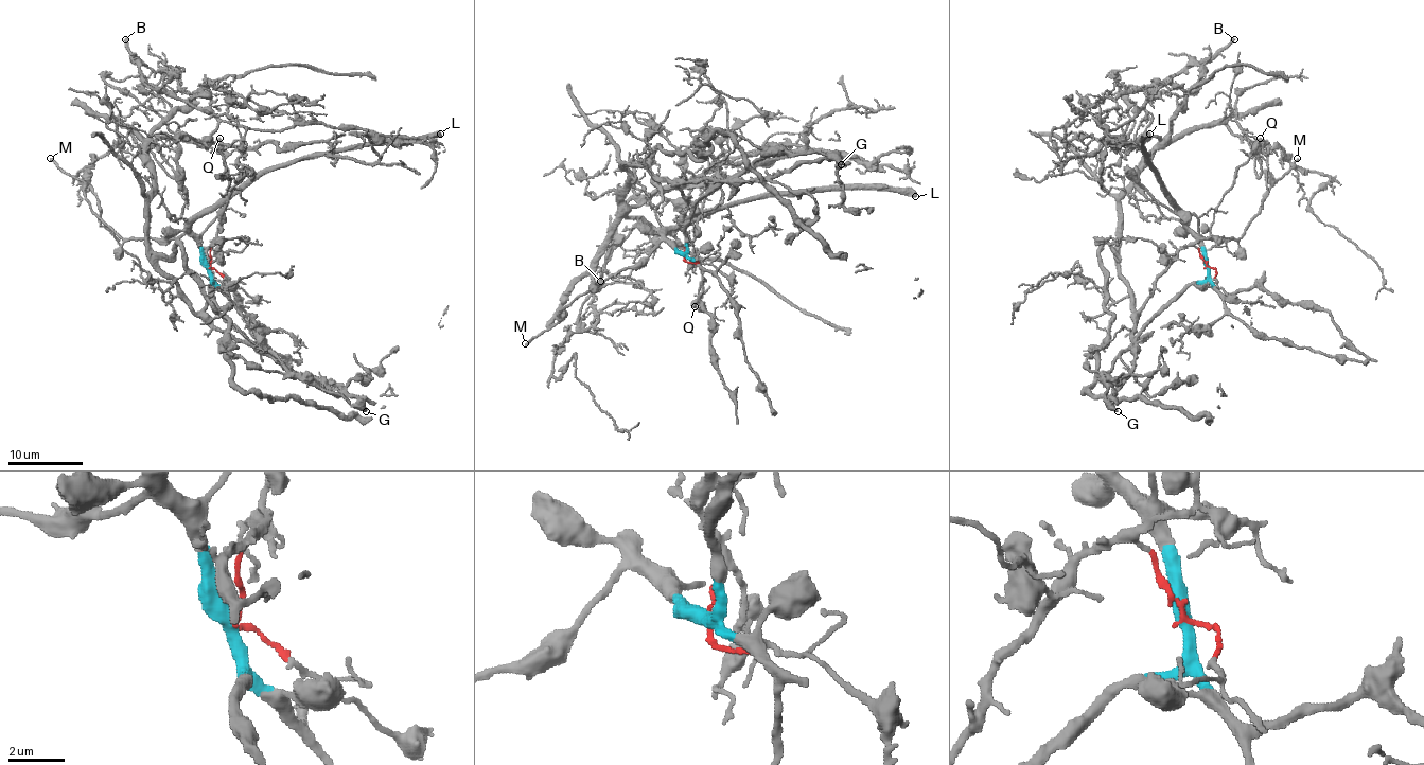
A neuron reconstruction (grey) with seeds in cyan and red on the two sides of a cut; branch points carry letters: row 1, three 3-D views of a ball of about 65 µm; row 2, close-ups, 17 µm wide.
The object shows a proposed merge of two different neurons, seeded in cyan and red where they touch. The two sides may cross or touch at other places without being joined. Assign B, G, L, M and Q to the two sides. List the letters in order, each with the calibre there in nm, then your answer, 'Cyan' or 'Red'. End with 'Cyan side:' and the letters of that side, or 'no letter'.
B: Thickness 320 nm. Red
G: Thickness 440 nm. Cyan
L: Thickness 550 nm. Cyan
M: Thickness 220 nm. Cyan
Q: Thickness 360 nm. Red
Cyan side: G, L, M

